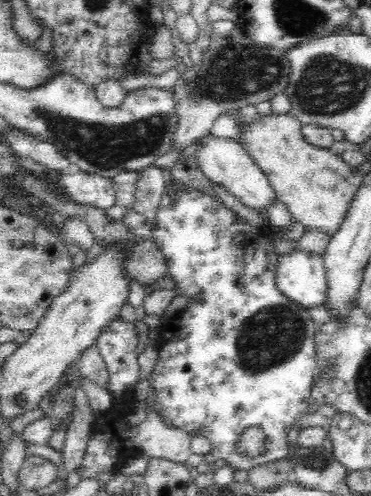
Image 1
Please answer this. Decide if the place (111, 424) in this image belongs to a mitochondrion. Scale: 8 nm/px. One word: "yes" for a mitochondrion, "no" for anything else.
no

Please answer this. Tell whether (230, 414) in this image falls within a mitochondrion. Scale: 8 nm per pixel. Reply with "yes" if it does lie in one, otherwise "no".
no

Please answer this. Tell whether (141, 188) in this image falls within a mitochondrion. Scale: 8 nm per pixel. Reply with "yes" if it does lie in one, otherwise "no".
no

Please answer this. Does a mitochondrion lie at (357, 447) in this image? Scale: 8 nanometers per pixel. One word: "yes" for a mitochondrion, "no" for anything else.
no

